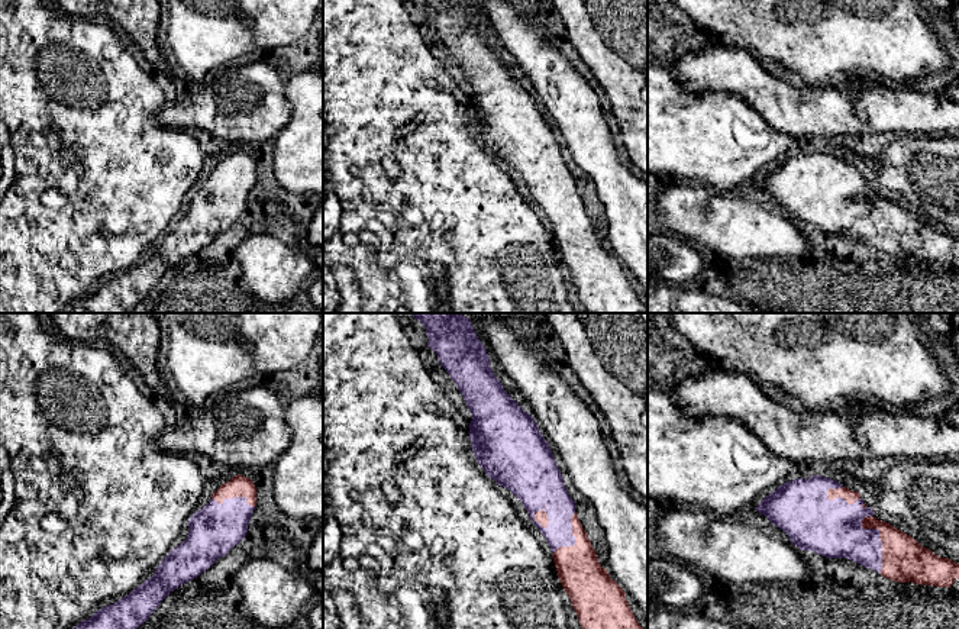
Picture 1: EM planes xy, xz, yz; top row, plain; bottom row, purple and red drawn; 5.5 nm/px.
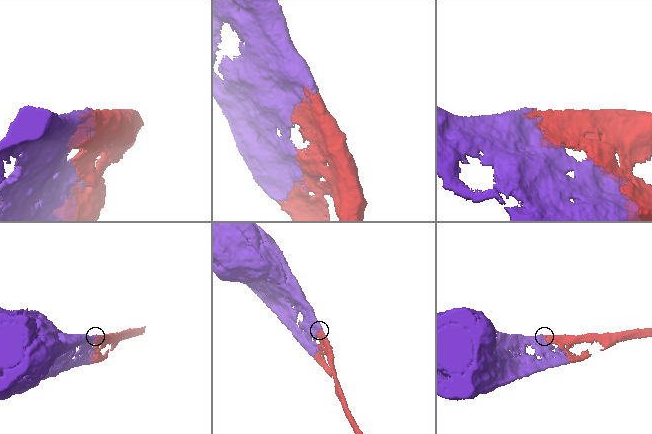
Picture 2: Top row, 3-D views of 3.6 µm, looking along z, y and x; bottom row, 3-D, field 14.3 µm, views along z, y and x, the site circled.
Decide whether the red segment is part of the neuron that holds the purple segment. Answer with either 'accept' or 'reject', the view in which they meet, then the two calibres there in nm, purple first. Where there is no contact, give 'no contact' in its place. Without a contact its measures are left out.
accept | yz | 300/240 nm

